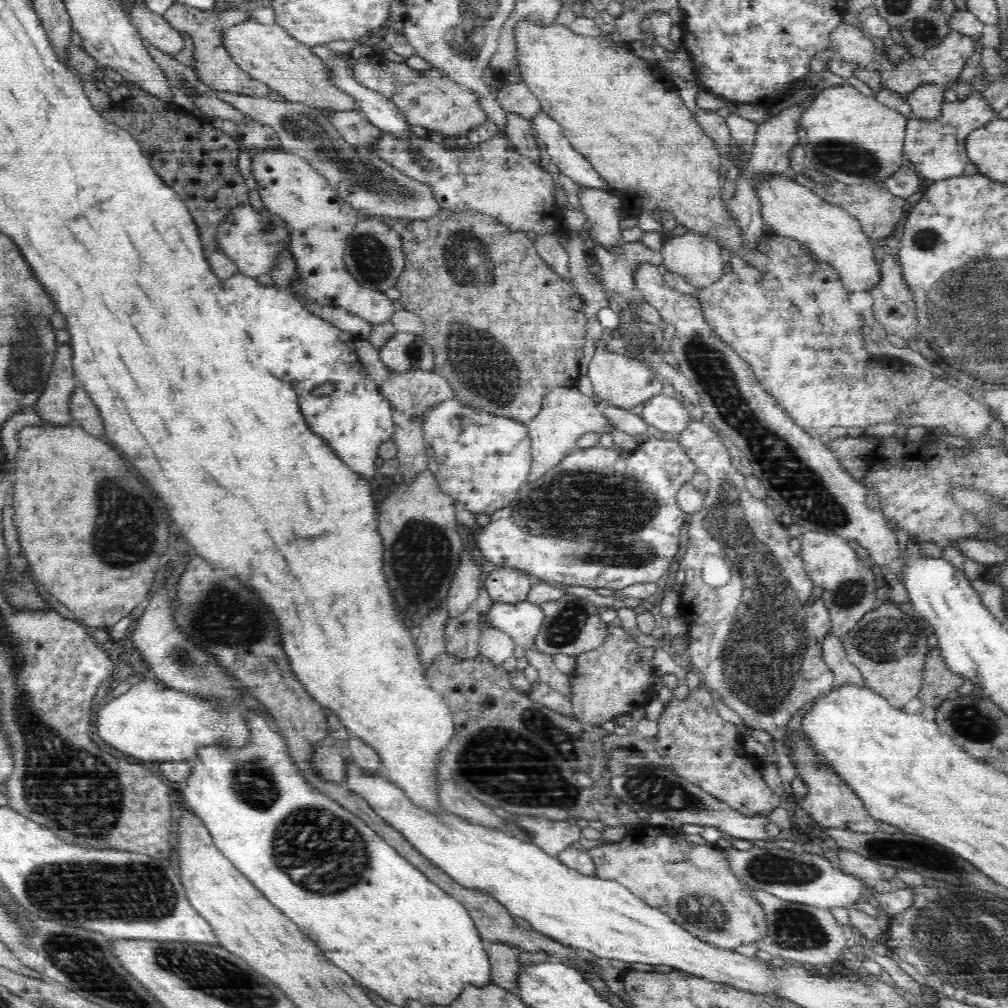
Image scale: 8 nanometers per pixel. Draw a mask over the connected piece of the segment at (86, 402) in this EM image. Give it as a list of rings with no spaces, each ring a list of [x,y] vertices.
[[[76,382],[75,390],[70,402],[70,413],[73,423],[79,425],[84,431],[96,438],[105,436],[105,429],[100,413],[90,395]]]

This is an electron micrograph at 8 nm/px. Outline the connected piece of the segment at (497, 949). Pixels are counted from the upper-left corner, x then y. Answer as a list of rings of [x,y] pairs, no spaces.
[[[493,943],[487,949],[493,976],[491,978],[492,984],[505,988],[515,995],[519,994],[517,974],[521,965],[518,962],[520,952],[522,949],[518,949],[516,946],[498,943]]]

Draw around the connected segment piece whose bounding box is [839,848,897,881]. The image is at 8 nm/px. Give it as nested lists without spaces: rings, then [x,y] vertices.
[[[840,848],[839,859],[848,874],[854,874],[857,878],[873,881],[876,879],[891,880],[897,876],[895,868],[878,864],[872,859],[868,860],[851,850]]]

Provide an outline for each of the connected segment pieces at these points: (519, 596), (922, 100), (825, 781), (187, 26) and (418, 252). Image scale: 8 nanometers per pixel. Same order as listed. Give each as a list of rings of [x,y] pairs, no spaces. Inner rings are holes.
[[[495,567],[485,574],[482,585],[496,603],[518,603],[525,600],[532,588],[530,575],[514,568]]]
[[[932,84],[920,85],[908,93],[907,102],[916,118],[934,120],[940,116],[944,102],[944,87]]]
[[[801,726],[798,732],[794,734],[794,746],[792,746],[796,764],[798,764],[798,776],[803,778],[804,784],[808,787],[808,794],[801,800],[801,807],[806,810],[807,814],[824,828],[844,828],[846,830],[872,834],[876,831],[897,832],[899,828],[886,822],[872,818],[872,815],[866,810],[865,804],[861,798],[823,762],[823,757],[811,746],[811,739],[803,733]]]
[[[176,3],[163,14],[163,17],[172,25],[172,28],[182,32],[182,36],[188,34],[194,40],[194,46],[196,46],[196,59],[194,60],[198,60],[198,62],[195,62],[194,70],[199,80],[213,90],[216,95],[225,98],[232,98],[236,94],[268,98],[268,94],[270,94],[271,88],[268,85],[246,74],[233,61],[228,51],[224,49],[224,32],[231,28],[232,25],[239,25],[241,22],[250,19],[250,14],[250,9],[238,9],[235,7],[228,8],[228,12],[214,14],[214,12],[208,12],[208,10],[198,10],[194,6]]]
[[[441,209],[432,218],[410,221],[405,226],[401,237],[405,267],[395,284],[396,290],[400,292],[400,298],[396,304],[417,313],[426,323],[422,337],[424,342],[431,346],[434,355],[434,371],[448,381],[453,389],[454,399],[463,406],[495,416],[508,416],[508,418],[522,422],[527,426],[540,413],[545,395],[552,391],[554,386],[578,386],[578,378],[580,378],[578,354],[586,342],[586,324],[588,324],[584,299],[570,281],[557,275],[537,253],[534,242],[526,237],[526,233],[520,230],[510,230],[493,216],[482,214],[477,210],[451,211]]]

